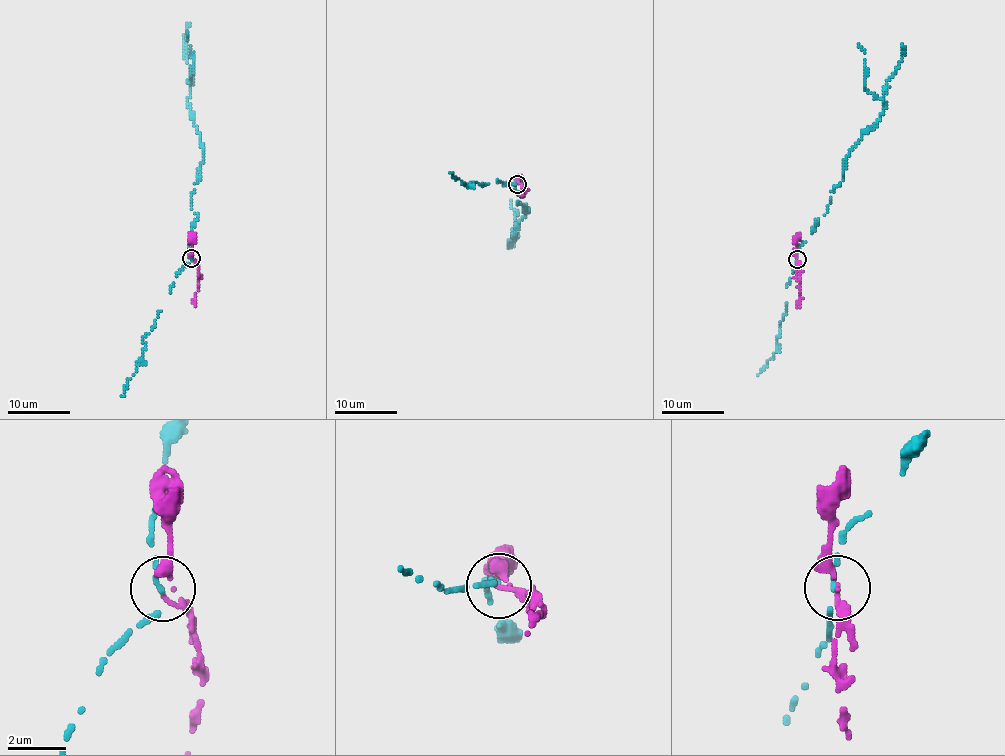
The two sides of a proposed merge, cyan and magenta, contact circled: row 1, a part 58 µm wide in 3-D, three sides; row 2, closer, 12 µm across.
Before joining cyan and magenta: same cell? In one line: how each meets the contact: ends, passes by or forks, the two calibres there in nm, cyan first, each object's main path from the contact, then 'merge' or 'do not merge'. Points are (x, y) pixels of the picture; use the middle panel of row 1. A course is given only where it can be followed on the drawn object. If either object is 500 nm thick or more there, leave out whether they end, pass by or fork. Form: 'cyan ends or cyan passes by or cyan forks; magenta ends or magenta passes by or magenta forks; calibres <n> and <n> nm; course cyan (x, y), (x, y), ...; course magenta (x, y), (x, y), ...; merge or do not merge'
cyan passes by; magenta passes by; calibres 120 and 130 nm; course cyan (518, 183), (517, 192), (523, 194), (517, 203), (530, 211), (514, 239), (517, 211), (512, 199); course magenta (518, 183), (526, 186), (523, 195), (522, 193); do not merge

